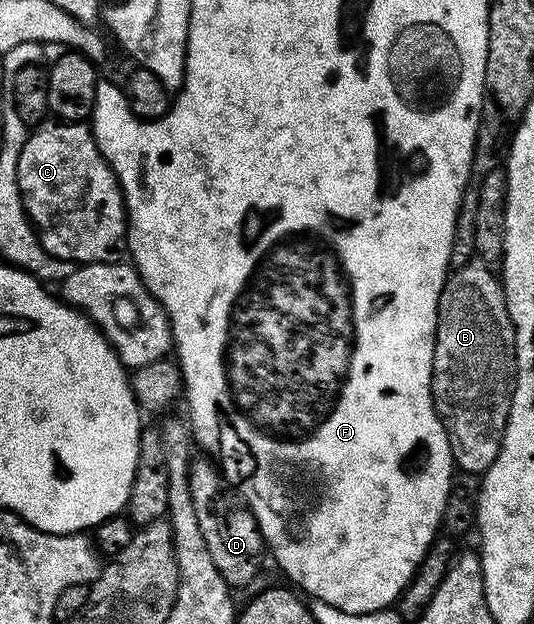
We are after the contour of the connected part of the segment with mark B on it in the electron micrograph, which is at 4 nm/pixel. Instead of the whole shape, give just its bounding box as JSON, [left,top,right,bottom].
[433,258,517,474]

